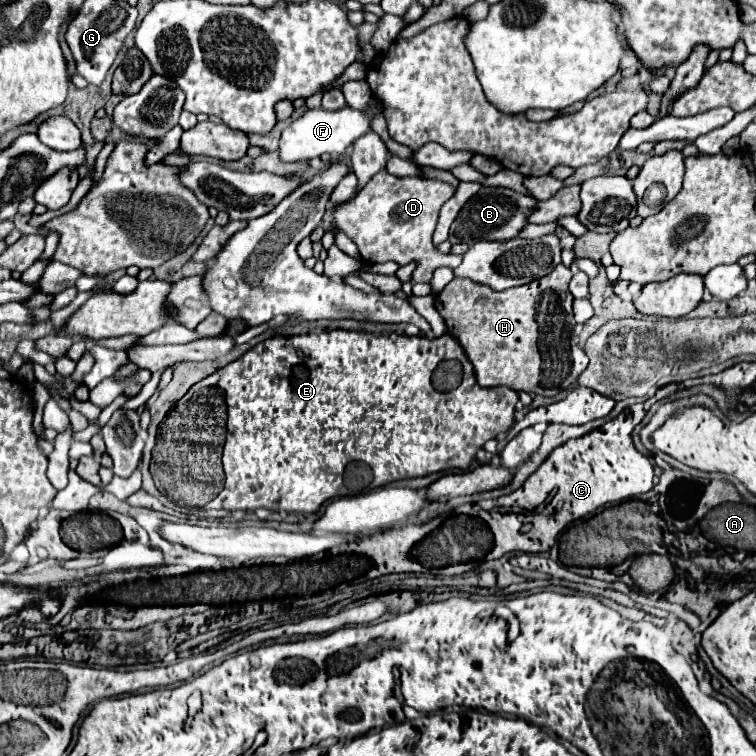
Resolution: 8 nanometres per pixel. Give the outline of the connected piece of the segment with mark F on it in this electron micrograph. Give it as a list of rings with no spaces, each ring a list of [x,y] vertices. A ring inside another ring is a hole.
[[[370,98],[368,106],[360,112],[356,108],[344,106],[342,110],[324,110],[324,108],[314,108],[304,112],[298,120],[294,120],[288,128],[284,128],[282,138],[280,138],[280,158],[284,162],[296,162],[296,160],[312,160],[322,154],[332,154],[340,156],[344,154],[356,138],[364,136],[364,132],[372,132],[372,120],[376,116],[382,116],[384,108],[380,100]]]

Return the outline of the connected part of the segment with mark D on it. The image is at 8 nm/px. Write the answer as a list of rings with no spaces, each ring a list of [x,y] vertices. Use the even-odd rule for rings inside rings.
[[[378,172],[362,188],[362,192],[348,204],[336,206],[332,216],[336,226],[358,246],[364,262],[418,262],[412,282],[430,282],[432,272],[444,264],[444,254],[432,244],[432,234],[438,222],[440,208],[454,196],[456,188],[422,176],[392,176],[390,172]]]

